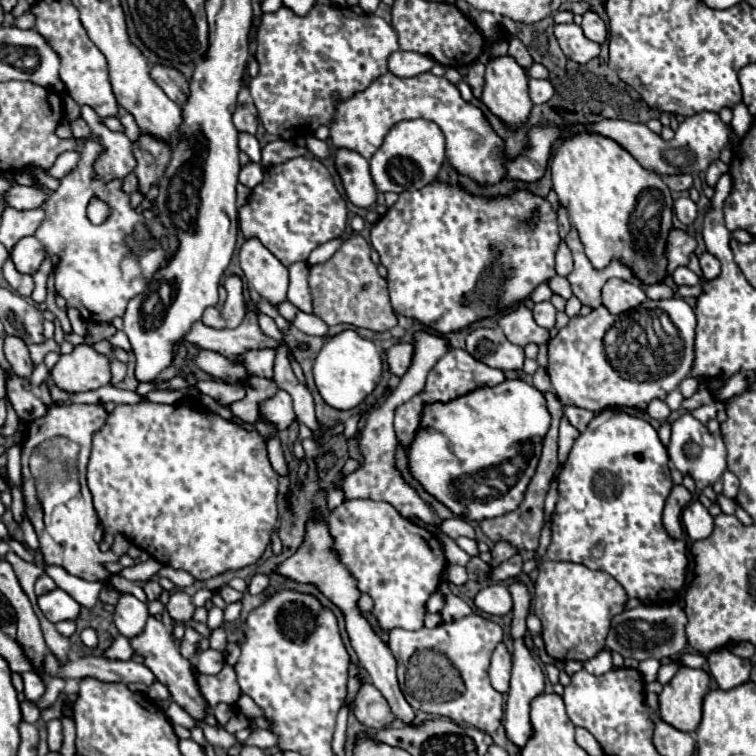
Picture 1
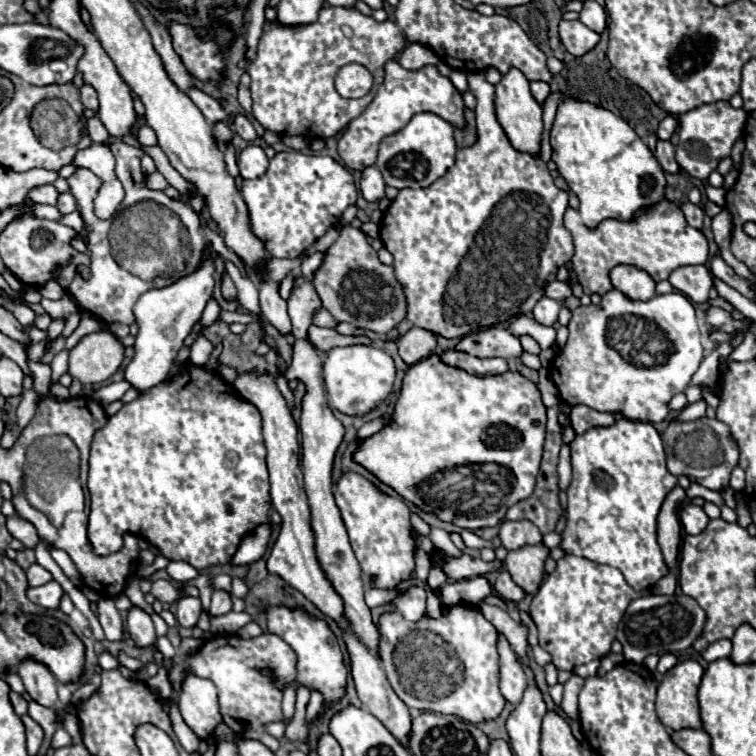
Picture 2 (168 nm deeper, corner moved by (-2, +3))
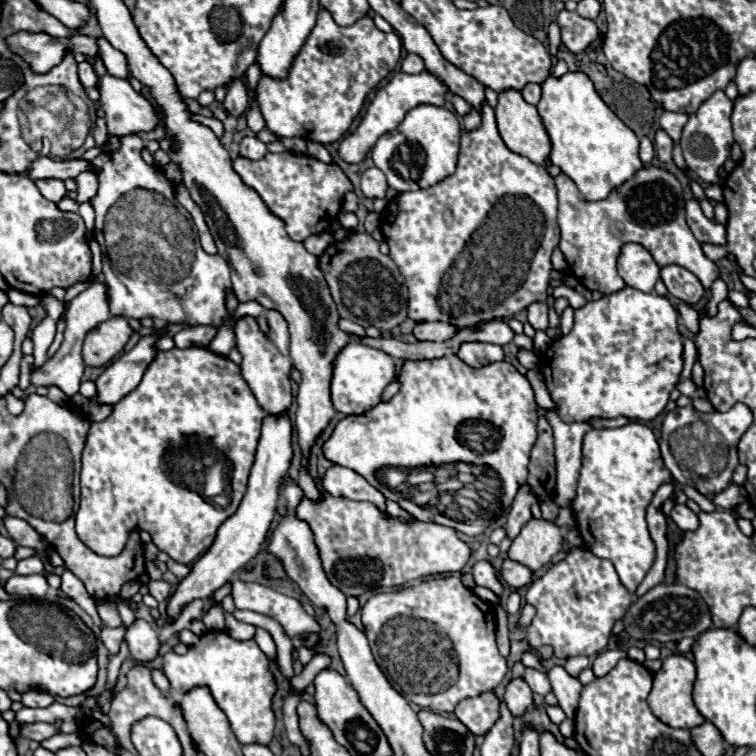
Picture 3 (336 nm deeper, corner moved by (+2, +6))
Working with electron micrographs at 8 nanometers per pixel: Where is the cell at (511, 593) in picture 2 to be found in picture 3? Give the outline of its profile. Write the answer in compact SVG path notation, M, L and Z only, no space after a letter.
M504 559L504 563L502 563L502 579L510 587L520 589L520 587L532 583L532 577L534 577L534 573L528 567L524 567L522 563L516 563L512 559Z

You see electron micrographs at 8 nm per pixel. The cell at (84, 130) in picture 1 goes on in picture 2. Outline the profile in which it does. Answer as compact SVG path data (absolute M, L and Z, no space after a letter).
M96 116L86 120L86 132L88 132L88 136L92 138L92 142L96 142L96 144L102 144L102 142L106 142L106 140L110 138L108 130L104 128L104 124L102 124Z

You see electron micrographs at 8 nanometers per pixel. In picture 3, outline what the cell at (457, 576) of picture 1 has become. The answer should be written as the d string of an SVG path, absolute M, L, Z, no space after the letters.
M390 499L386 501L386 513L392 515L392 517L404 517L406 521L416 521L416 519L414 519L412 515L408 515L398 503L394 503L394 501L390 501Z

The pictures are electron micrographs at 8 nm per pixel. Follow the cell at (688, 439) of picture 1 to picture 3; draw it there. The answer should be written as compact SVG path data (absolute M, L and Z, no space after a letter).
M736 403L726 413L698 413L692 405L684 409L672 409L662 425L660 451L666 469L672 473L676 483L690 485L698 489L702 495L710 497L726 489L732 481L732 471L738 465L736 445L744 431L752 425L752 411L744 407L744 403Z

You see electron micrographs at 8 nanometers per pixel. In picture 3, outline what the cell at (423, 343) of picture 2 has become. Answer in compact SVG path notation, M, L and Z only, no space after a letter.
M418 323L414 327L414 337L420 341L446 341L456 335L458 329L452 327L450 323Z

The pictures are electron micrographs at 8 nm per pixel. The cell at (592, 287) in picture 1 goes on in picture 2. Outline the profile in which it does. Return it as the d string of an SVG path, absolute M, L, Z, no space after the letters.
M662 200L650 210L638 210L632 222L604 220L596 230L586 228L580 214L574 208L568 208L564 214L564 224L570 230L576 248L572 256L572 272L578 276L578 284L588 296L604 296L608 290L612 290L608 274L618 264L636 266L638 270L648 272L654 282L660 282L668 280L670 272L680 266L704 264L708 260L708 240L700 230L692 228L682 210L668 200Z

